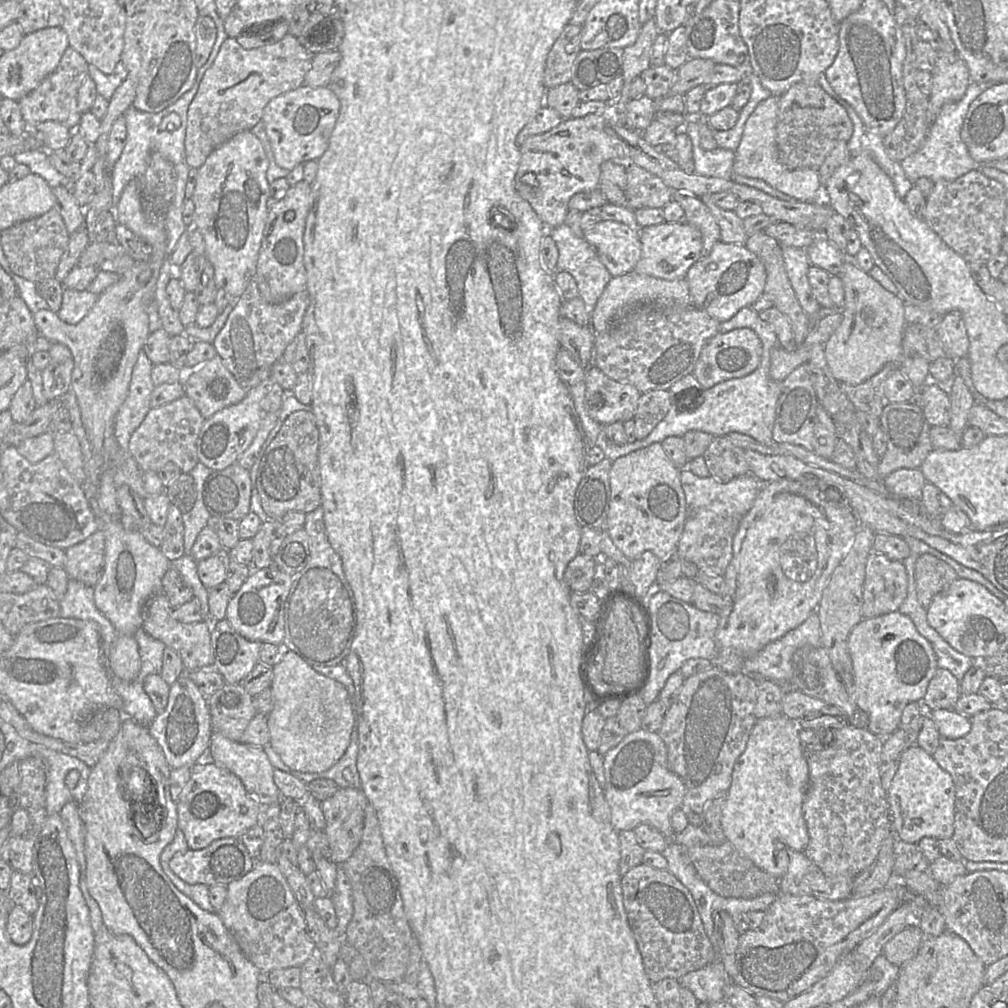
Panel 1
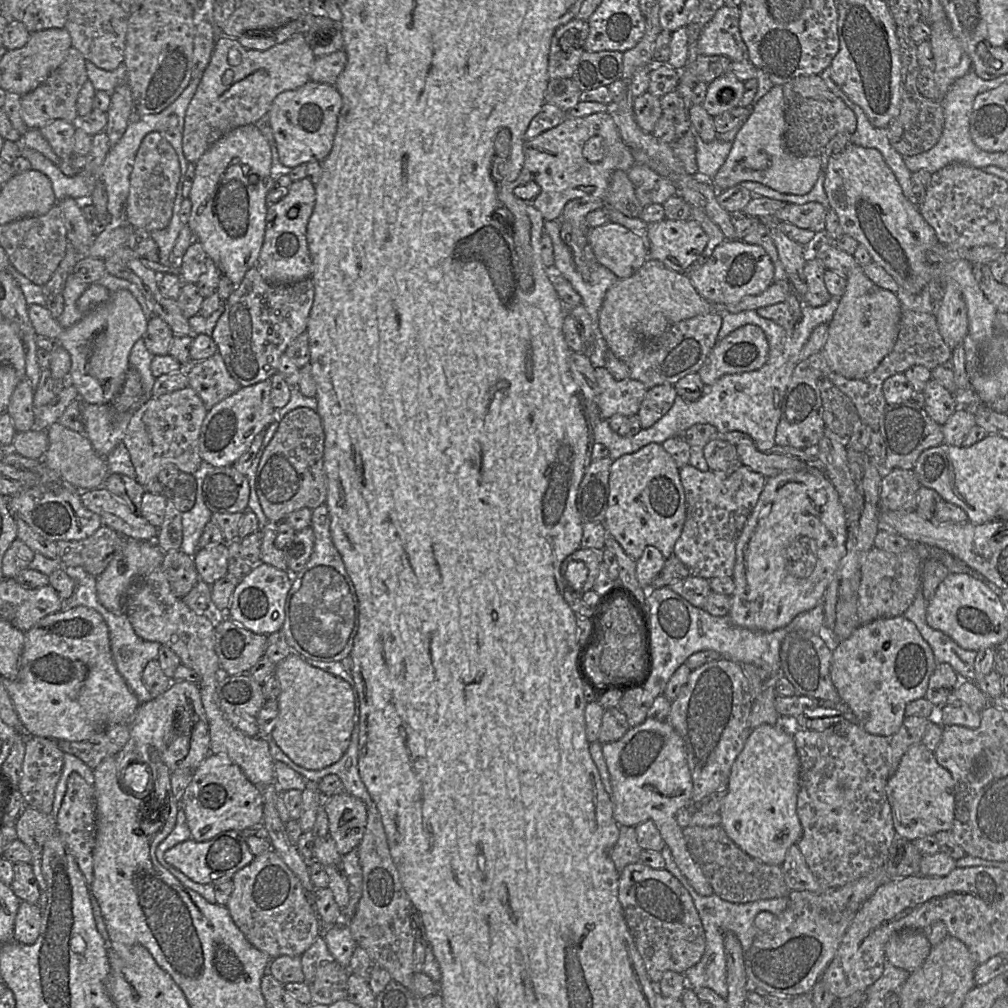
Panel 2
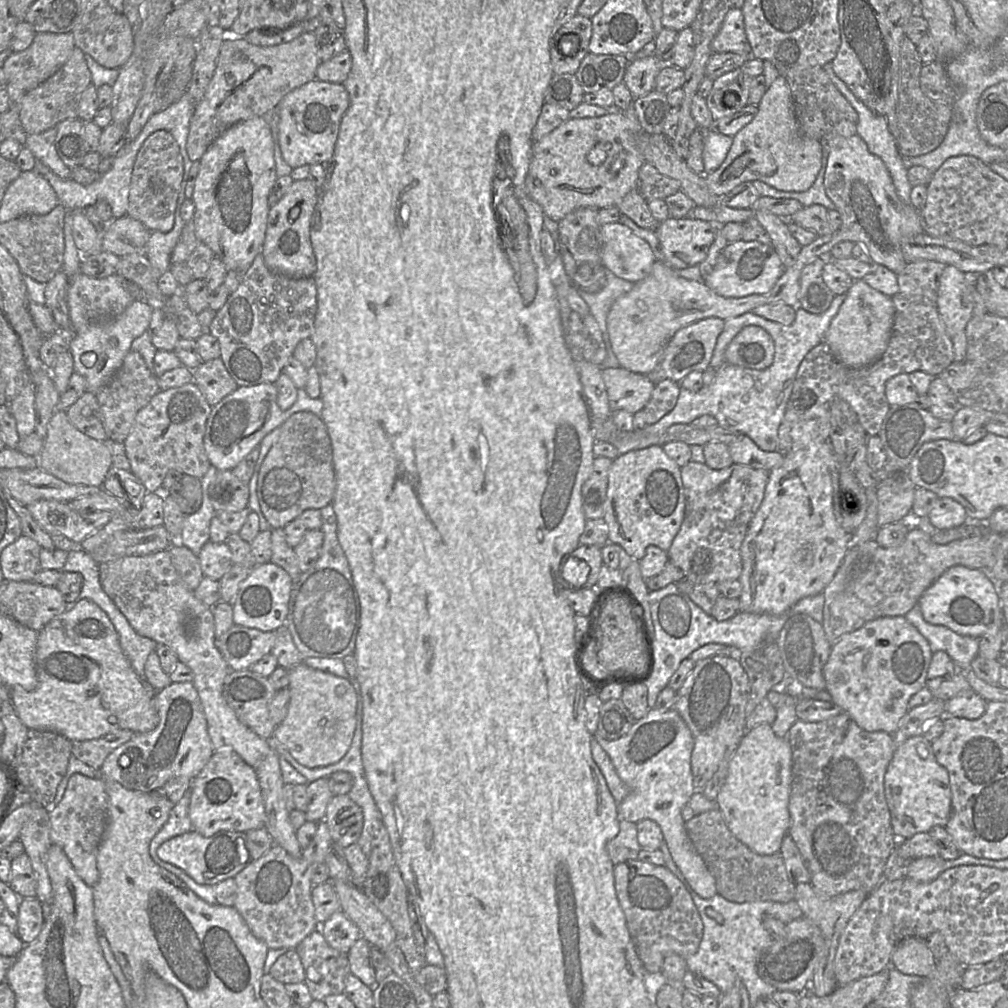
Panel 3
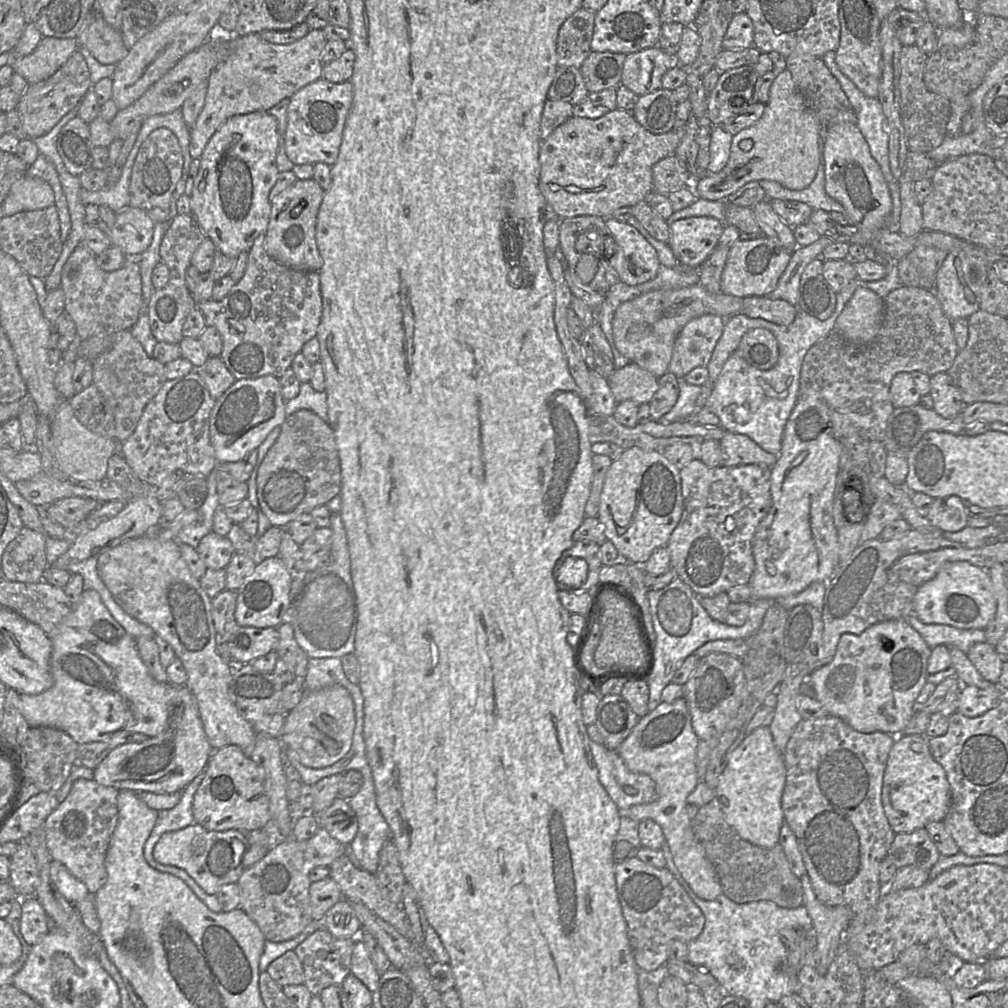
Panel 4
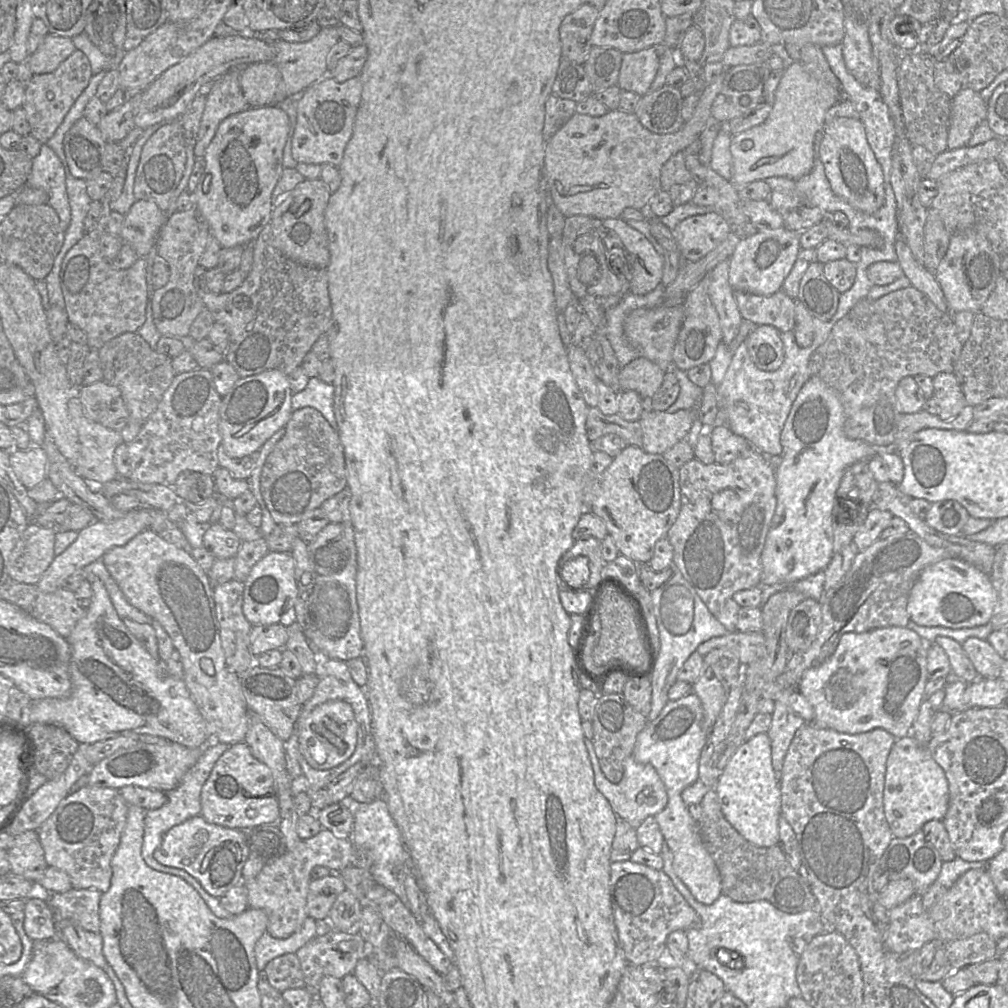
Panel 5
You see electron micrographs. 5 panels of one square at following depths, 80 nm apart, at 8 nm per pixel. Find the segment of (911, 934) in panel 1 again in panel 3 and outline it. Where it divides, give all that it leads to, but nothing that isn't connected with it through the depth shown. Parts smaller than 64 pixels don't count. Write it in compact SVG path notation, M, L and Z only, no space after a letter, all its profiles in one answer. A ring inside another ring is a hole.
M908 937L896 946L891 965L901 973L926 978L934 971L936 961L925 939Z

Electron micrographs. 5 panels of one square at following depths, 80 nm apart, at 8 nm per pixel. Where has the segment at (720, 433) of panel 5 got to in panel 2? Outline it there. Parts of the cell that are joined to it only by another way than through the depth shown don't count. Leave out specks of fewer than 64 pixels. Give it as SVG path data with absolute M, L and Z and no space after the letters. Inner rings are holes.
M754 444L735 446L742 465L763 475L766 479L786 471L797 471L808 466L805 462L777 453L764 453Z

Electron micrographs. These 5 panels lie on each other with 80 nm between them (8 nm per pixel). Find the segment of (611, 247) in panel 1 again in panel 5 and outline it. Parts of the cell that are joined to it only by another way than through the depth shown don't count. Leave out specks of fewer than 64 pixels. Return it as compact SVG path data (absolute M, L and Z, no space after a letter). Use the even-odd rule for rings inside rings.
M620 217L604 219L602 224L617 234L622 242L625 256L629 258L632 273L630 292L644 295L662 283L664 257L641 232Z

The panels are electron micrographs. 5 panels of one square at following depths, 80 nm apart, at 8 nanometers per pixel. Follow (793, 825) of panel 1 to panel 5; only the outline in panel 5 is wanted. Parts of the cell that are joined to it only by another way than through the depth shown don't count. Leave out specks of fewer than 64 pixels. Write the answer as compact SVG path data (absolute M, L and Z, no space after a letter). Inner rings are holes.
M759 733L738 747L714 789L725 818L746 840L759 847L779 844L780 779L772 766L771 743L767 733Z

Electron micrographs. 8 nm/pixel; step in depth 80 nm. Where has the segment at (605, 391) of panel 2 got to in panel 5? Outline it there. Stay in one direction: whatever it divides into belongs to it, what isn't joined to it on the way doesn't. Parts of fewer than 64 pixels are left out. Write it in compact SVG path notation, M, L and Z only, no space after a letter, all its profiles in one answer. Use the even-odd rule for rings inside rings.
M645 357L635 358L622 367L620 371L620 390L633 390L642 398L652 398L661 386L665 373L649 359Z

